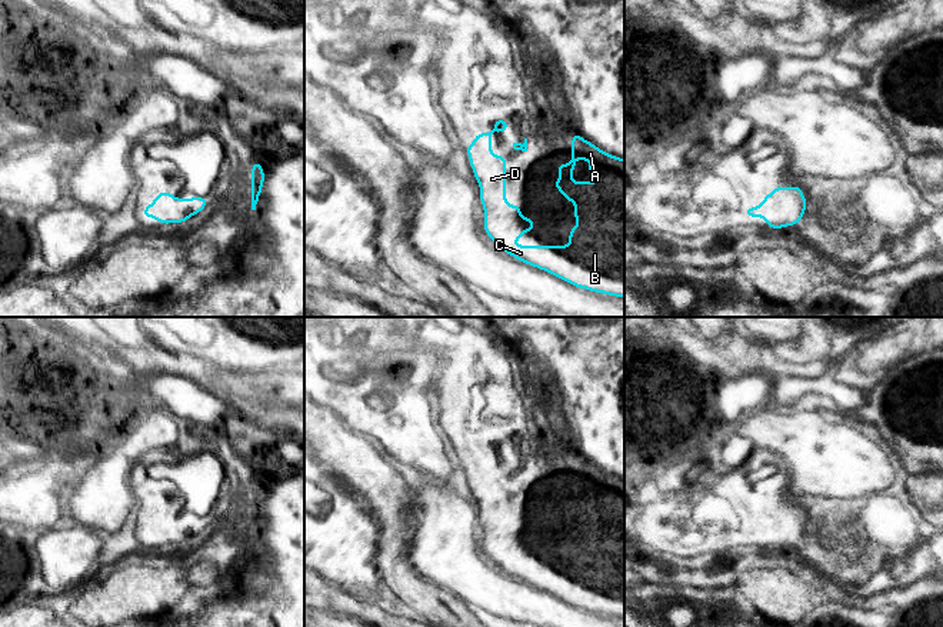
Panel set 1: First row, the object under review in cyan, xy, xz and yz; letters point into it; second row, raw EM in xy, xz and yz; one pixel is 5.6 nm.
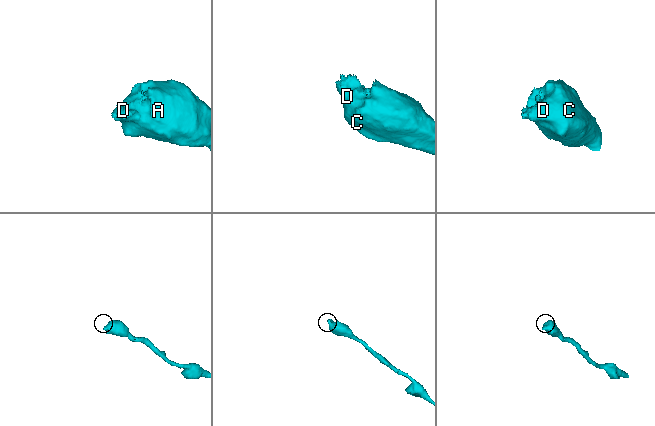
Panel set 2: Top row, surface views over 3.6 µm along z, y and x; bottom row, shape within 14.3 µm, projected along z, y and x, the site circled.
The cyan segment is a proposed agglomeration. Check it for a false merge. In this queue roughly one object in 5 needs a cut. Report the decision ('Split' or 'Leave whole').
Leave whole

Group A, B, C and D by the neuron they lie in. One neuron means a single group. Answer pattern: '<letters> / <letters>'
A B C D

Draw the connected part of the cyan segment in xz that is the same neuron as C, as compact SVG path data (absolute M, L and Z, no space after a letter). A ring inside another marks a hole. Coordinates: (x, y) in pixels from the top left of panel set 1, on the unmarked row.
M494 440L494 448L489 453L477 453L474 461L466 467L470 478L470 486L473 488L474 497L480 506L480 521L484 528L483 548L486 554L507 574L520 580L522 583L530 584L536 588L542 588L579 608L586 608L596 613L603 613L609 616L616 616L624 618L624 480L613 474L607 474L594 464L589 463L579 454L572 454L572 481L569 484L556 484L560 498L552 503L552 507L557 507L560 513L570 523L577 523L576 528L572 528L574 538L579 546L569 550L570 566L516 566L513 561L523 557L524 551L534 551L534 540L526 536L523 540L520 524L507 526L506 521L506 474L493 476L492 474L492 454L503 453L509 448L507 440ZM583 478L592 483L592 487L584 487L586 493L593 493L599 497L597 501L589 503L574 501L570 496L576 488L576 480Z

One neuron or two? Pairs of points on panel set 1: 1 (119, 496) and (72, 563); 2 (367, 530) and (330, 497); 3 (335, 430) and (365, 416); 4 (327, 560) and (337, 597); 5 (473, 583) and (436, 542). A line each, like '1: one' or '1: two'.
1: two
2: one
3: two
4: two
5: one

